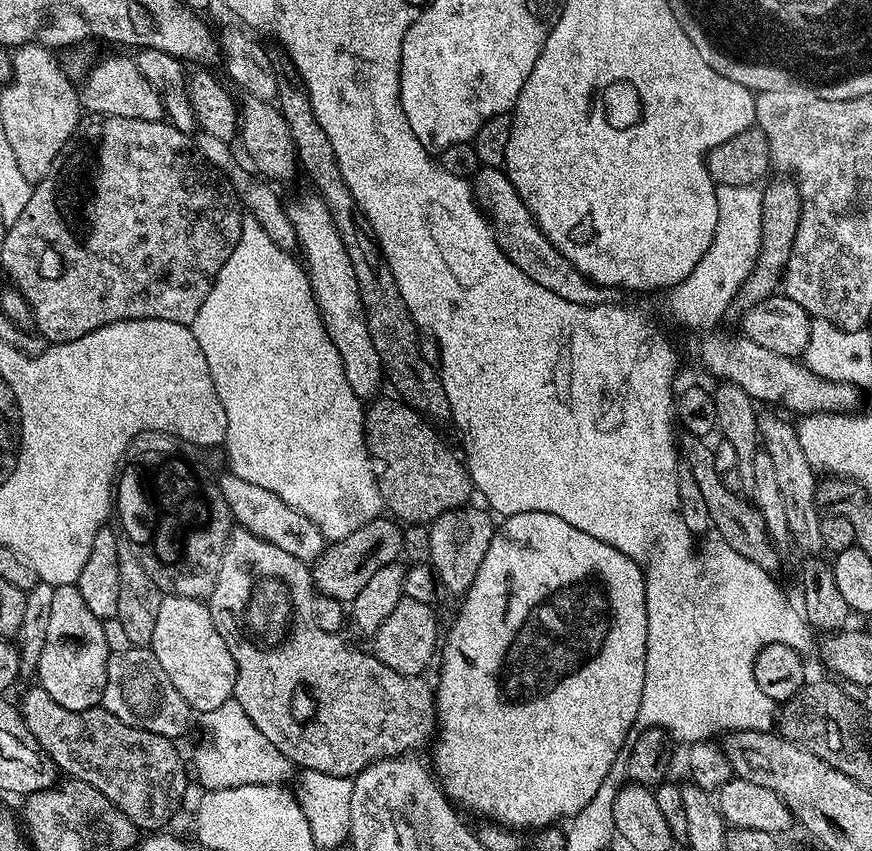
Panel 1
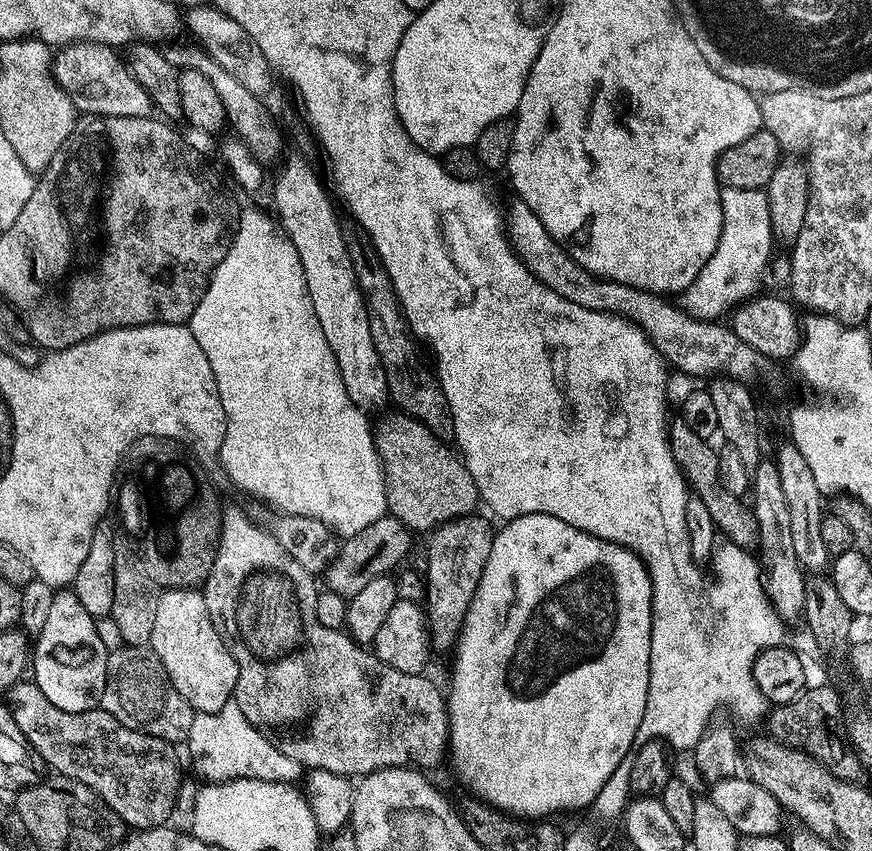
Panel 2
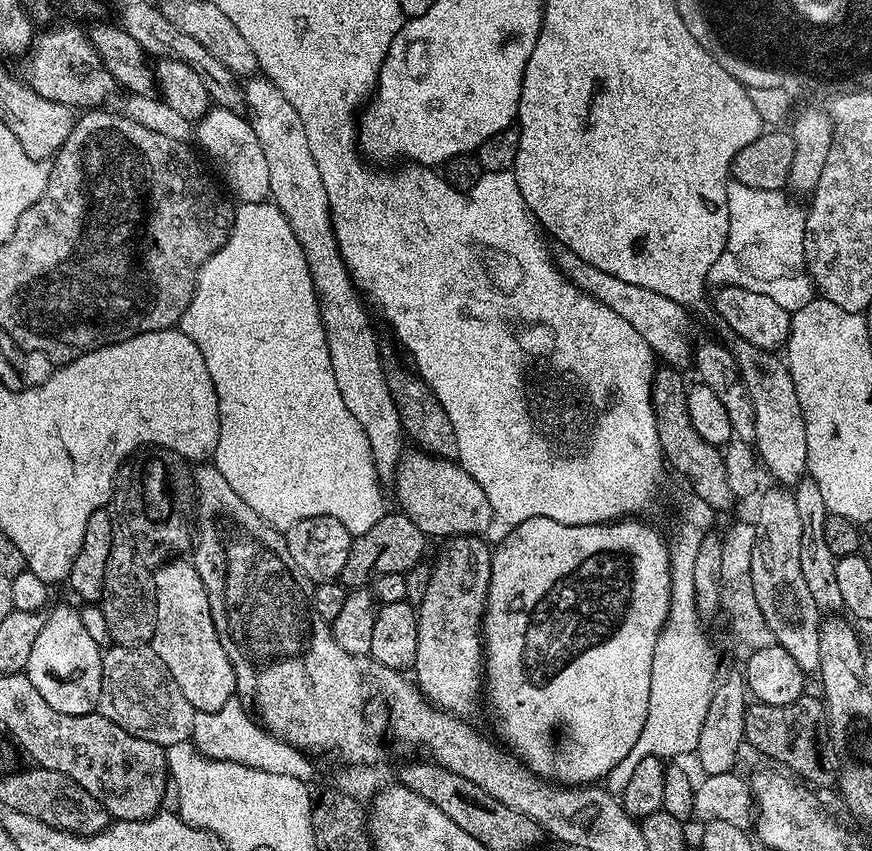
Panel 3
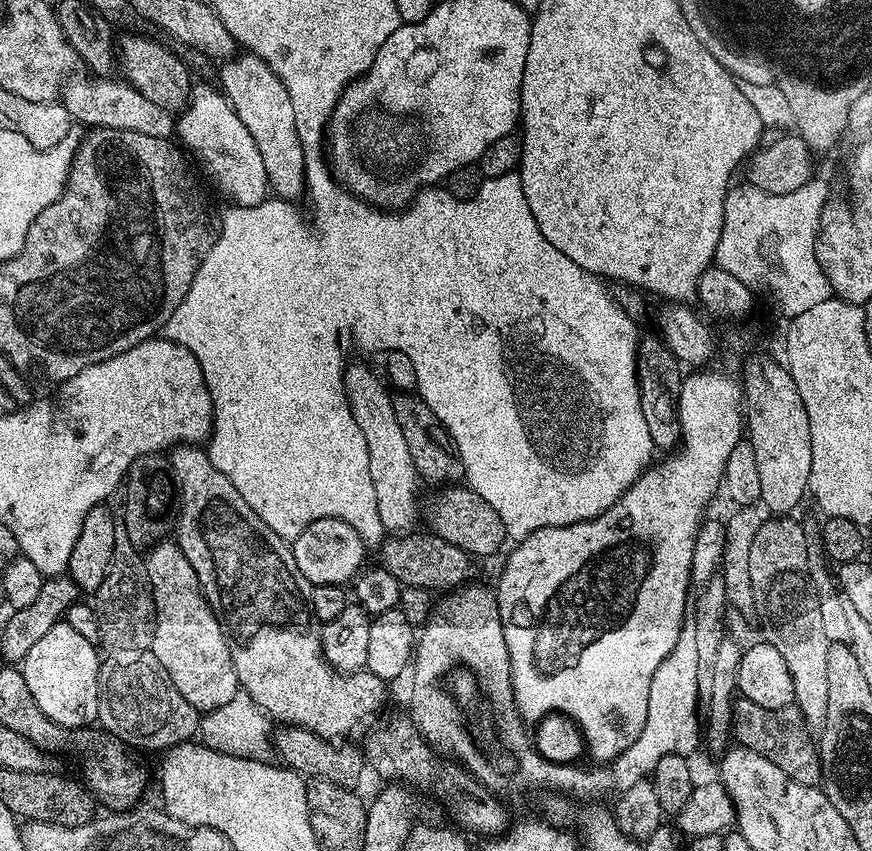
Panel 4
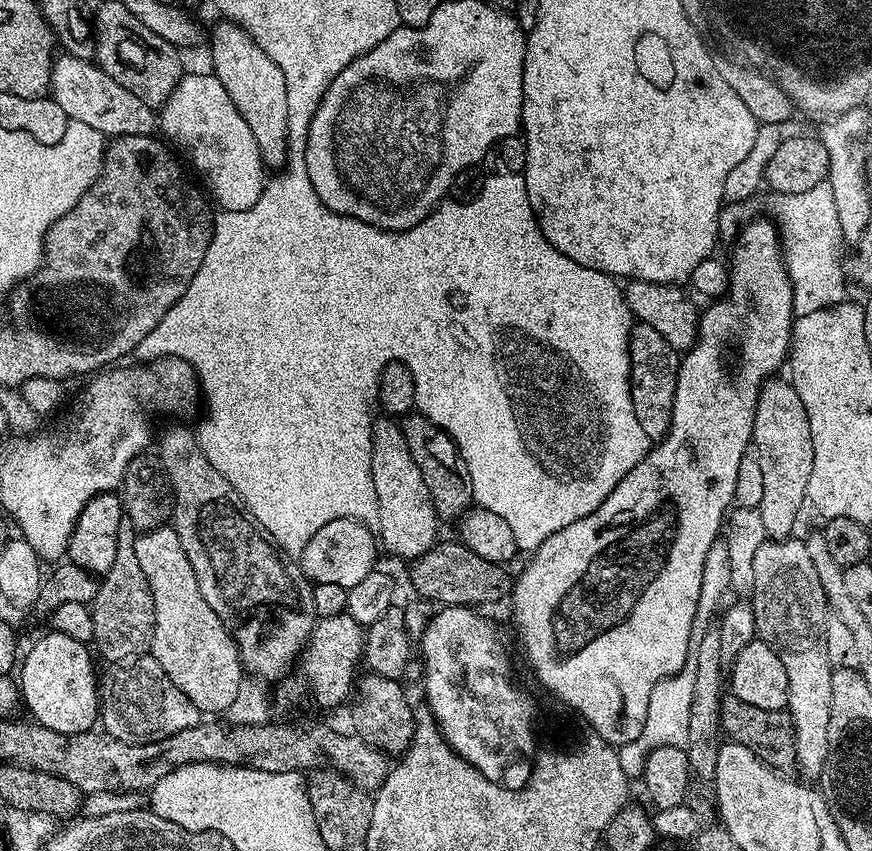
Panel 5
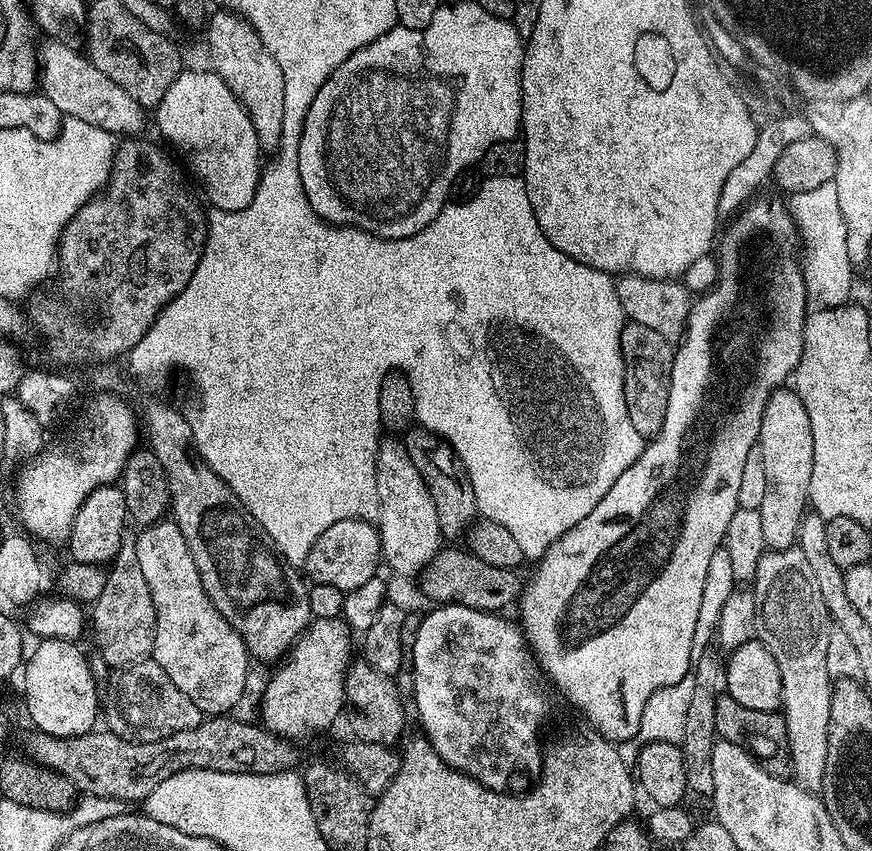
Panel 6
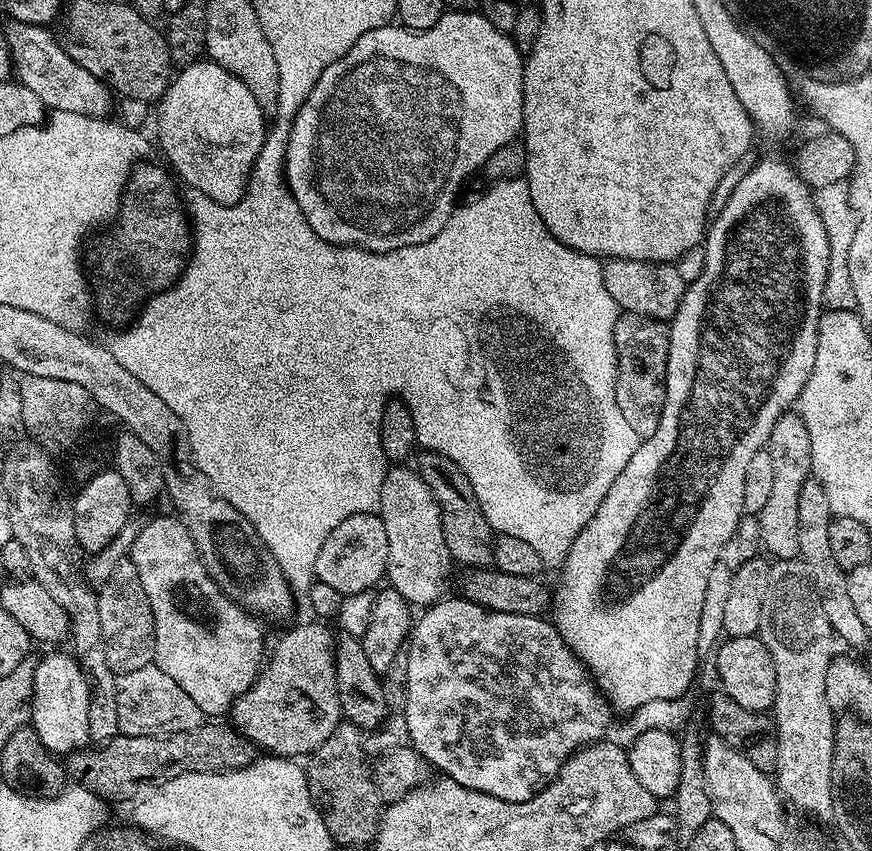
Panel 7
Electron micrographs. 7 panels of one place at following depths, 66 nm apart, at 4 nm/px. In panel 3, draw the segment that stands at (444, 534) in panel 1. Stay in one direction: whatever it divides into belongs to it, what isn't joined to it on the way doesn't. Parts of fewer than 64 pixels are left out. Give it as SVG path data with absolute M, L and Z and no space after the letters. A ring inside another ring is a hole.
M453 536L447 541L444 553L432 568L432 577L418 603L418 654L414 665L415 683L421 692L438 708L457 709L461 713L473 707L474 698L482 684L482 625L490 590L490 570L493 549L487 539L478 536Z

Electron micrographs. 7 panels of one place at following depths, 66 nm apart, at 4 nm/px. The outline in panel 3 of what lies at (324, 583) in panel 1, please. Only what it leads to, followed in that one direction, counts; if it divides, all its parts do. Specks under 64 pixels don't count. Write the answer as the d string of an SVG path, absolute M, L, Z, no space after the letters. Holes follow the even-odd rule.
M389 511L378 522L378 526L353 539L350 558L346 560L346 566L342 566L339 579L349 589L360 590L371 585L382 574L411 573L411 568L423 558L428 544L429 537L418 530L418 526L414 526L414 522L410 522L403 512Z

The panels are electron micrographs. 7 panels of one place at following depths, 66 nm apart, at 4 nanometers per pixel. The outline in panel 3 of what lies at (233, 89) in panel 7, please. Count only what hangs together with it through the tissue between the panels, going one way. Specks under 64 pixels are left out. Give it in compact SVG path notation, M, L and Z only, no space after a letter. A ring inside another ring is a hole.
M209 107L202 119L195 121L194 140L204 147L203 155L216 160L224 180L228 183L227 191L237 196L240 204L263 204L272 195L270 190L270 169L266 167L266 154L254 134L252 125L240 112L228 108Z

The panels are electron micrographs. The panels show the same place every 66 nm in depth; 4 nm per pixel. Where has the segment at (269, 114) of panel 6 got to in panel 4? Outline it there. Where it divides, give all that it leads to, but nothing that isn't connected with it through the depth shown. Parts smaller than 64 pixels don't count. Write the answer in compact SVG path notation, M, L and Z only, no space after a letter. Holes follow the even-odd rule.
M237 54L223 61L219 68L219 87L232 105L234 114L238 114L242 126L250 130L258 154L262 154L269 189L279 199L299 201L299 196L303 197L306 192L304 151L298 138L298 126L294 126L294 105L290 103L290 94L282 78L278 78L262 58L251 54Z

